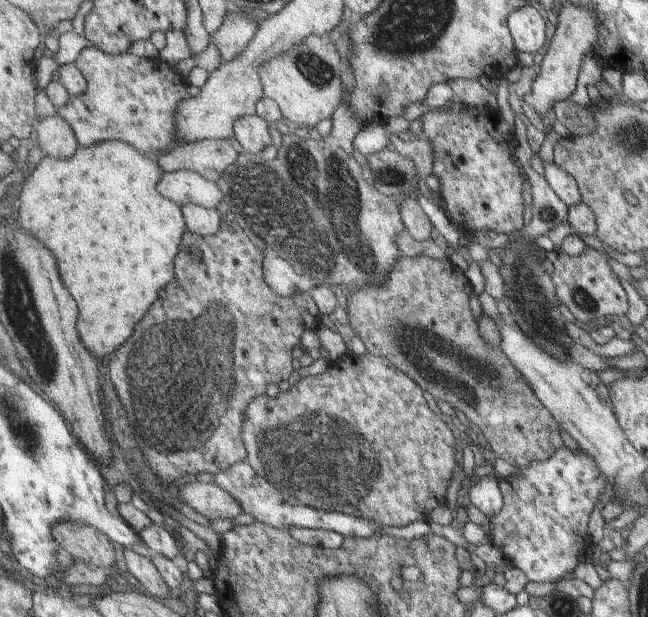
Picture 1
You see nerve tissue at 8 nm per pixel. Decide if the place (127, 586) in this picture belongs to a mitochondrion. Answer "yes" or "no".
no

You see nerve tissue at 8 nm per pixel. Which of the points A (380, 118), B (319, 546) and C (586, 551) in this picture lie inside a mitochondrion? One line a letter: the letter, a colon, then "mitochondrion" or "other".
A: other
B: other
C: other

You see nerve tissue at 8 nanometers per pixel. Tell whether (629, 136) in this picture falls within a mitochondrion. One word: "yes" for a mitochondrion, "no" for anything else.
yes

